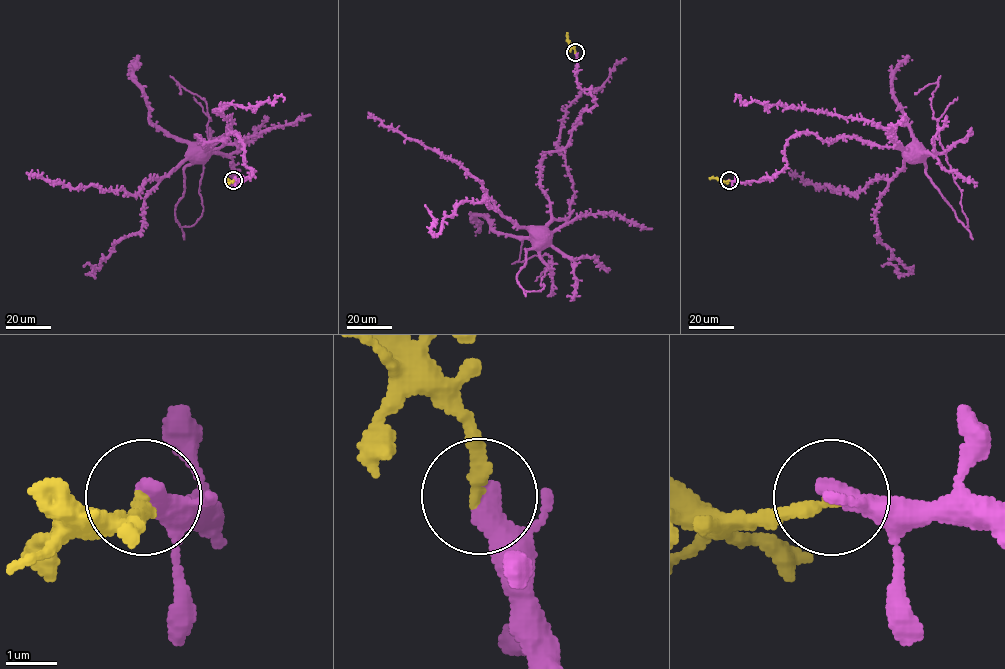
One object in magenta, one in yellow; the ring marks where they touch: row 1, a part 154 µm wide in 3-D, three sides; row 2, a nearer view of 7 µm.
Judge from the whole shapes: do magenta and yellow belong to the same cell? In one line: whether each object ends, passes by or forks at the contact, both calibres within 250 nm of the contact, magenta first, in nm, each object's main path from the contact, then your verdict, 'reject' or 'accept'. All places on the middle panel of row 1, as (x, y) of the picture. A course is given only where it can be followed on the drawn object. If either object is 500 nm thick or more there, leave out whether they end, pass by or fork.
magenta ends there; yellow ends there; 480 nm thick on the magenta side, 260 nm on the other; magenta runs (575, 52), (577, 83), (595, 104), (581, 113), (569, 142), (541, 162), (551, 218), (538, 233); yellow runs (575, 52), (567, 32); accept

